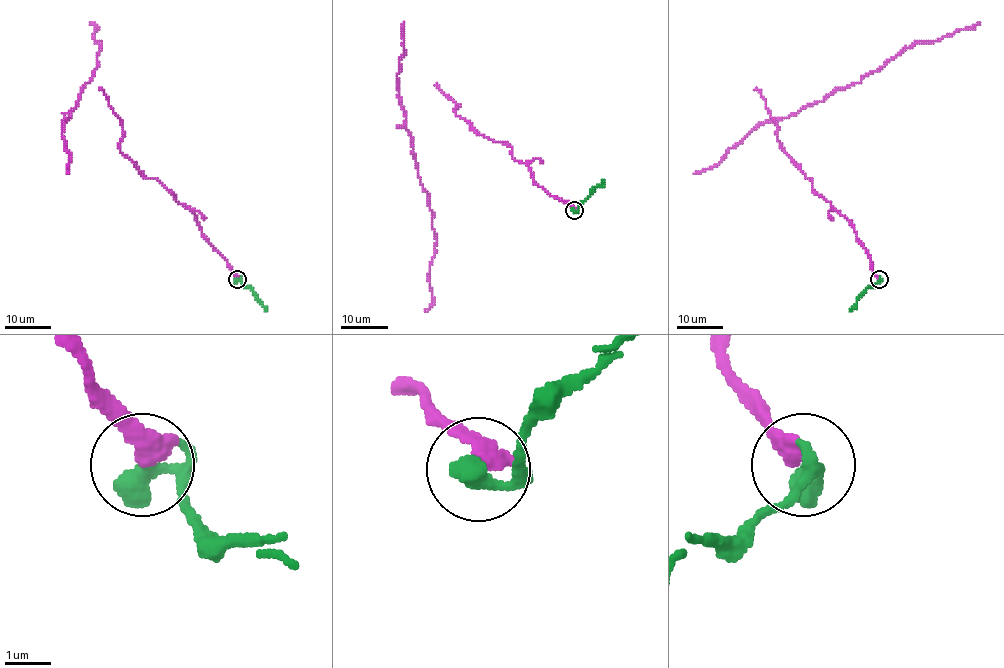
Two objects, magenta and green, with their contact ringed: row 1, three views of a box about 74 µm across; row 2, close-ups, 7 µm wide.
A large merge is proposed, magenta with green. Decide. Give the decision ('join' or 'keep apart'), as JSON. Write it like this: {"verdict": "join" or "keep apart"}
{"verdict": "join"}

